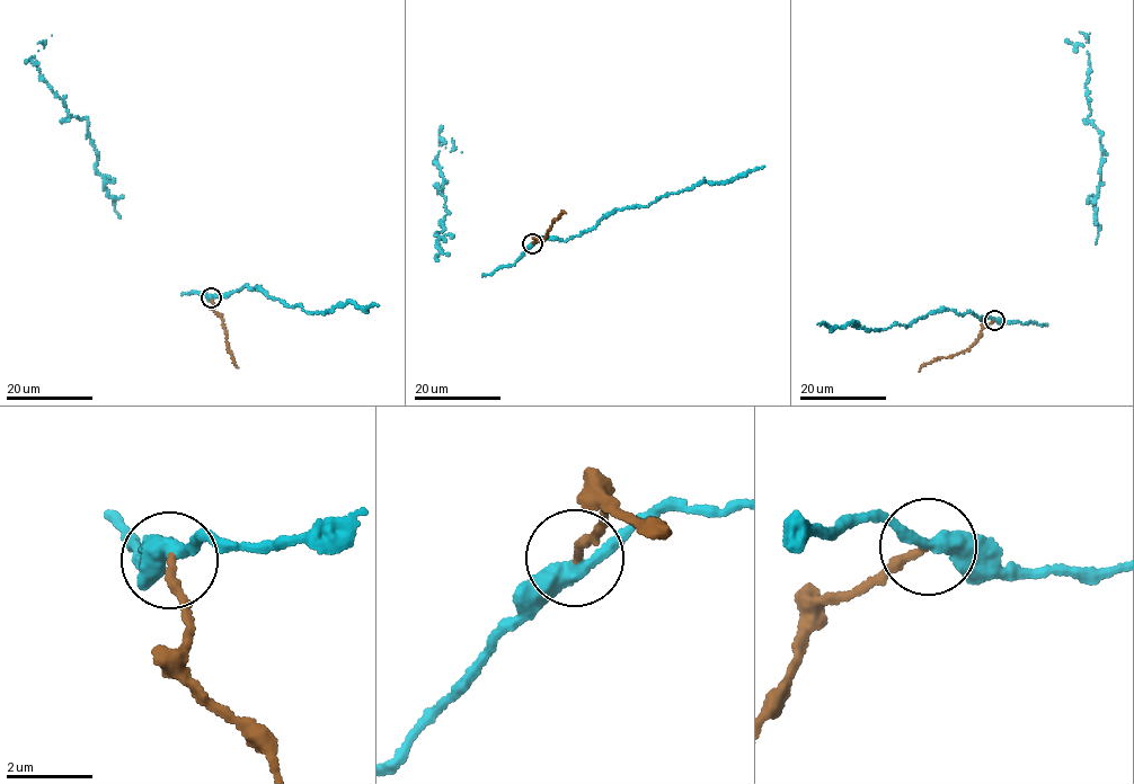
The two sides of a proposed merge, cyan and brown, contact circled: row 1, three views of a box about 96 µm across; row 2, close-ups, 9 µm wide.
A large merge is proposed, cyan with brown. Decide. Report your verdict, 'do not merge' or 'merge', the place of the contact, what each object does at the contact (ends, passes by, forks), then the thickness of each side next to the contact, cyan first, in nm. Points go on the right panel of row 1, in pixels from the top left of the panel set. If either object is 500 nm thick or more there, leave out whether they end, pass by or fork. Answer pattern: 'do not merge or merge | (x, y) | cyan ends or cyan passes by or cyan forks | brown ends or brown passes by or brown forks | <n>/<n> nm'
do not merge | (994, 320) | cyan passes by | brown ends | 360/200 nm

